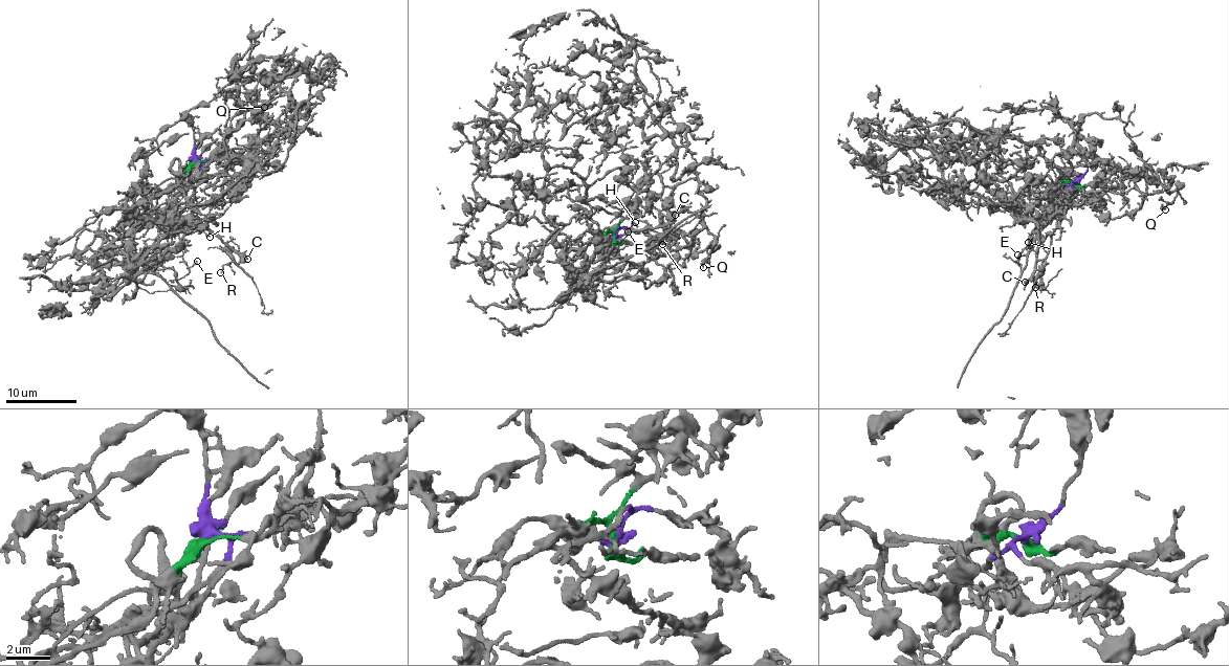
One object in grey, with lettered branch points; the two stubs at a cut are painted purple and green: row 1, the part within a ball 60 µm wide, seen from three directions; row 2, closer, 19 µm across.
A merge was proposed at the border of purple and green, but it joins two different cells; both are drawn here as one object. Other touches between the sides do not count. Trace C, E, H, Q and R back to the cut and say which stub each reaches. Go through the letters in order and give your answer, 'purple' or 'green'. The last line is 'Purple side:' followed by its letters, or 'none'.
C: green
E: green
H: green
Q: purple
R: green
Purple side: Q

